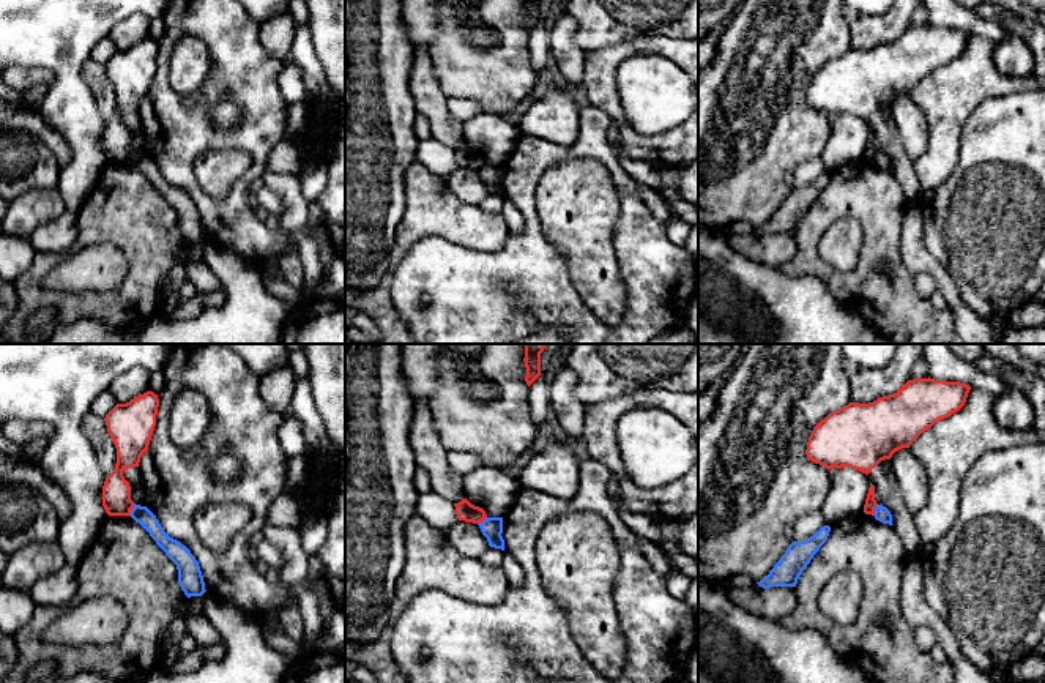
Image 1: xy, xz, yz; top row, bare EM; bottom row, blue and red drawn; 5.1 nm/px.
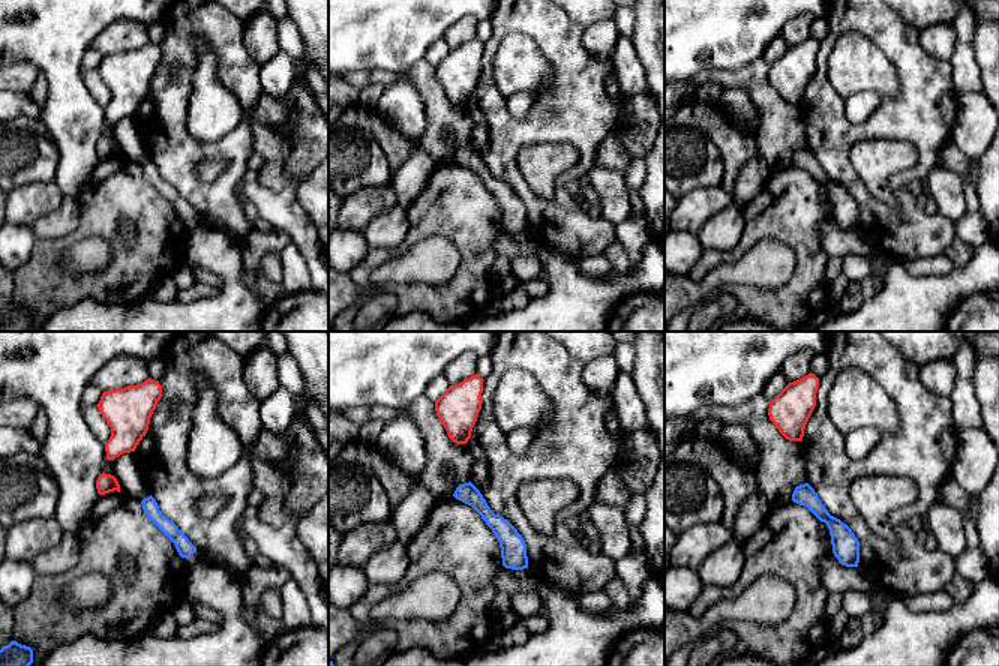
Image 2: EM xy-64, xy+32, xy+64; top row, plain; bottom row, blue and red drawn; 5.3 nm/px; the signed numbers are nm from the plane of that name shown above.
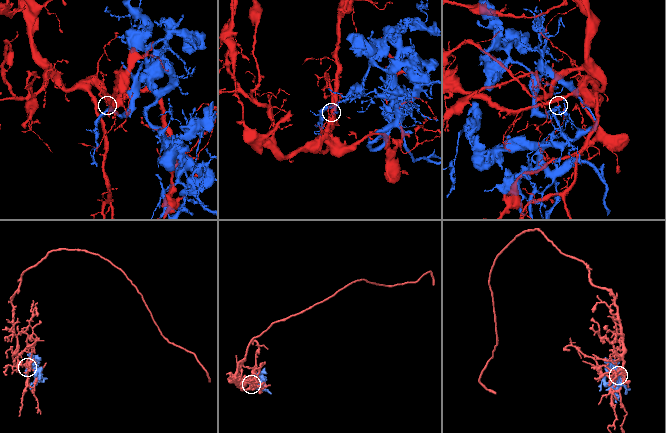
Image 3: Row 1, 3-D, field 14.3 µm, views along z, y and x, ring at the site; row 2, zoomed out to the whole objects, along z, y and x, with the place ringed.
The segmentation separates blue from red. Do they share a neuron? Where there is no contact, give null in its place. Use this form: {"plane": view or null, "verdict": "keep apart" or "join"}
{"plane": "xy", "verdict": "keep apart"}

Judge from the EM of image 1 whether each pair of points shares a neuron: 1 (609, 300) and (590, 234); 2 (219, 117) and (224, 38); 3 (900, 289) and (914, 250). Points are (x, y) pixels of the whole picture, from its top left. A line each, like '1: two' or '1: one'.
1: one
2: two
3: two

